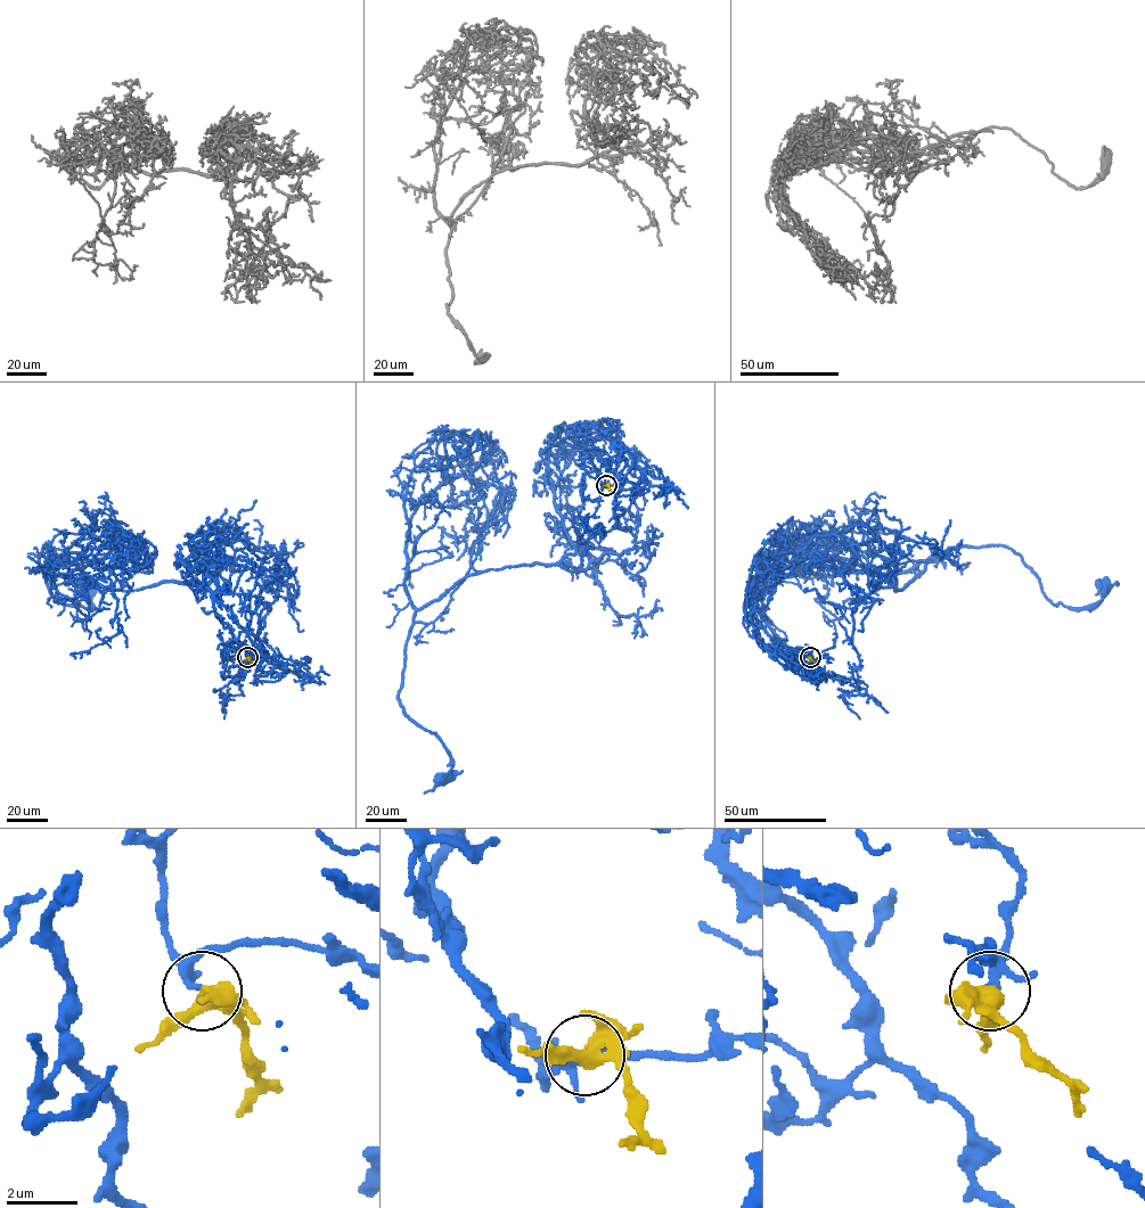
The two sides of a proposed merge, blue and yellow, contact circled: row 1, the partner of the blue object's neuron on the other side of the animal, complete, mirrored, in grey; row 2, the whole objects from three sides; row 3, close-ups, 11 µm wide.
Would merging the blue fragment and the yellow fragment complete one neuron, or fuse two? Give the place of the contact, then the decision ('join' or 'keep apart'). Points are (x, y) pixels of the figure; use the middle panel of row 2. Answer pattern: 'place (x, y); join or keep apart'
place (606, 485); join

